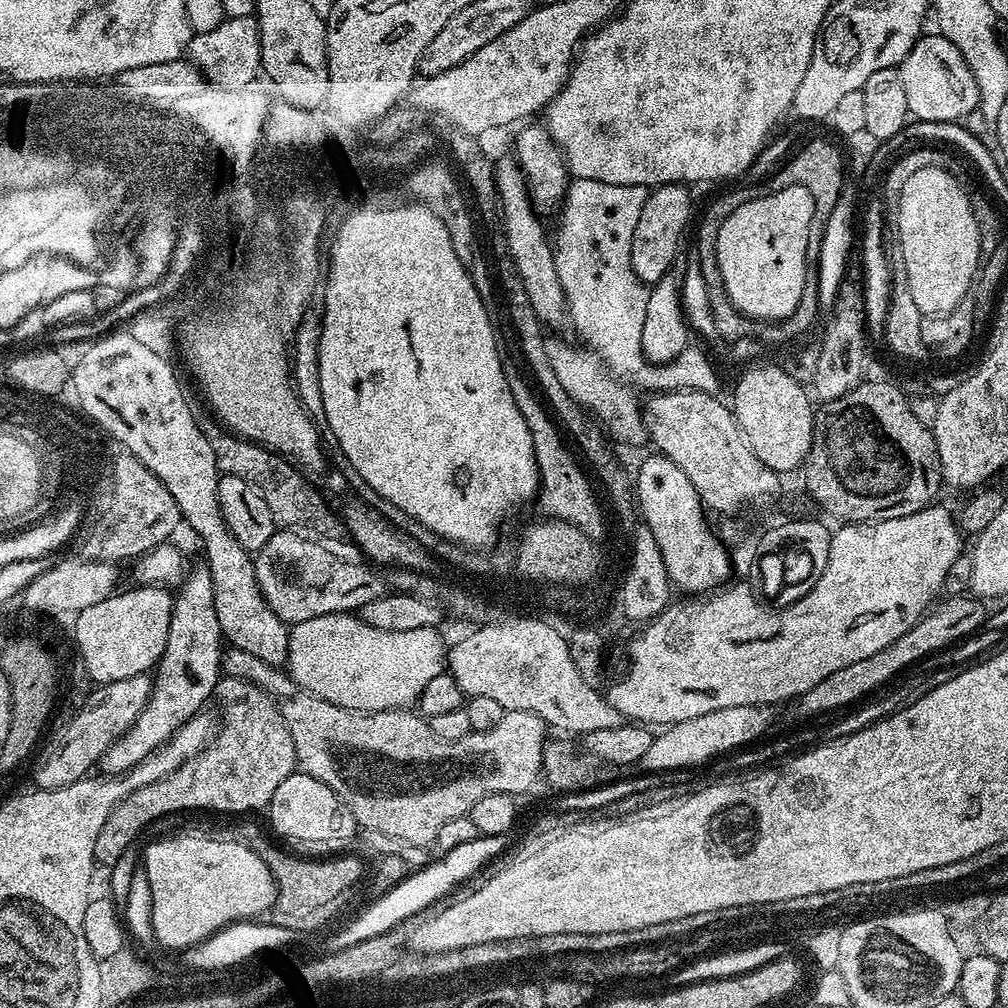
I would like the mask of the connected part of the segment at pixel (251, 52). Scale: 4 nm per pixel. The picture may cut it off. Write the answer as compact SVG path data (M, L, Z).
M253 16L232 19L225 17L217 29L195 33L187 47L187 53L211 83L222 87L249 87L263 71L260 32Z

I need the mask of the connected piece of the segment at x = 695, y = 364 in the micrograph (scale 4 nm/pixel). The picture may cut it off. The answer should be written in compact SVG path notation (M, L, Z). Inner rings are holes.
M573 179L568 185L564 202L558 209L560 229L556 236L554 232L556 269L568 303L566 316L570 324L576 327L577 334L592 347L592 352L583 352L580 348L571 348L570 345L556 340L546 348L548 365L558 378L562 390L566 390L570 398L577 400L581 408L591 413L603 425L611 439L613 436L624 444L640 444L646 440L640 392L659 394L681 390L711 393L717 391L716 372L712 369L707 354L699 352L695 346L684 348L682 354L678 354L678 358L674 358L669 364L653 366L644 357L642 322L646 322L648 288L638 278L638 274L634 274L634 266L630 262L630 246L634 242L634 226L638 226L638 214L642 214L642 206L648 193L649 189L642 184L614 186L610 182Z

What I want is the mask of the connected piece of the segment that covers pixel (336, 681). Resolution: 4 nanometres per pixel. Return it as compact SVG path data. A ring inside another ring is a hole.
M335 612L334 614L326 614L318 618L310 618L306 622L298 622L291 625L288 637L290 638L290 646L288 647L287 671L293 680L304 689L305 692L313 692L318 698L322 698L326 702L334 702L338 706L348 708L352 712L385 712L391 708L411 709L417 703L422 694L422 690L426 690L426 685L438 678L438 674L442 674L446 670L446 643L439 636L436 628L422 628L420 630L378 630L374 626L370 626L366 622L362 622L359 615L349 614L347 612Z

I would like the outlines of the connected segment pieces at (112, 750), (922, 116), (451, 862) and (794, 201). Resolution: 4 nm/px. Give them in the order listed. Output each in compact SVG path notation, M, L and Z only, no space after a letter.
M198 564L185 575L173 599L168 640L154 668L151 696L130 730L106 750L102 761L105 773L123 774L135 764L141 764L207 705L222 676L223 648L224 639L214 607L213 579L207 565Z
M921 35L898 65L898 71L902 86L906 89L906 106L917 121L960 122L979 105L978 86L974 82L974 74L970 74L966 58L958 54L958 46L954 46L954 42L950 42L945 36Z
M479 835L474 842L466 842L454 850L443 853L439 858L436 858L440 860L434 861L433 864L428 864L425 868L418 869L417 872L416 869L409 871L408 876L402 882L398 882L398 886L394 886L386 894L375 897L371 901L372 905L361 916L354 917L333 938L331 947L338 949L354 946L366 938L374 938L399 929L399 924L403 920L410 919L411 916L417 915L416 917L419 917L421 914L427 913L431 909L428 907L435 900L442 899L451 888L456 888L463 880L470 879L483 864L490 863L503 850L504 843L506 843L506 840L503 836Z
M795 184L746 202L722 222L717 240L717 266L730 302L745 318L777 321L794 314L802 298L802 286L806 286L808 235L813 218L814 198L810 198L810 190Z

